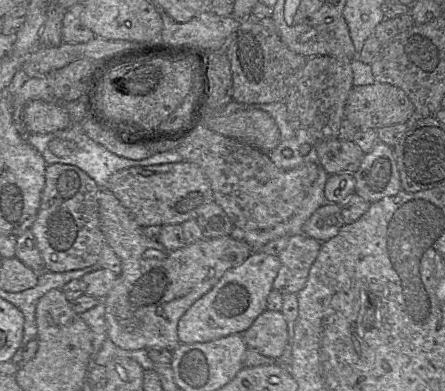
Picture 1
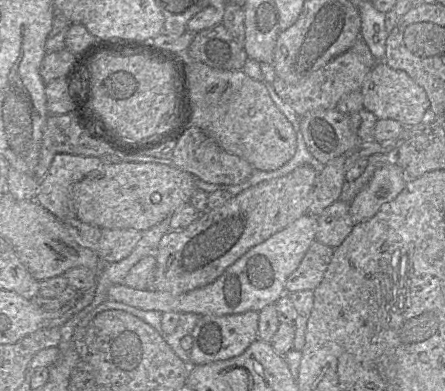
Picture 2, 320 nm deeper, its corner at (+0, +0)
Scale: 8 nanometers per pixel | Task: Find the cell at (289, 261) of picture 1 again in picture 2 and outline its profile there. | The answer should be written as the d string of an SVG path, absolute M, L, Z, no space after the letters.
M314 241L299 267L288 277L285 293L316 289L324 278L333 254L332 247Z

